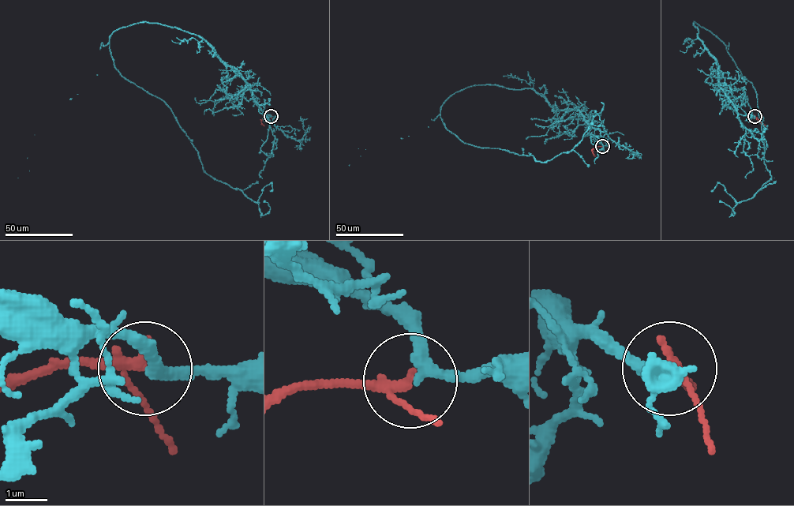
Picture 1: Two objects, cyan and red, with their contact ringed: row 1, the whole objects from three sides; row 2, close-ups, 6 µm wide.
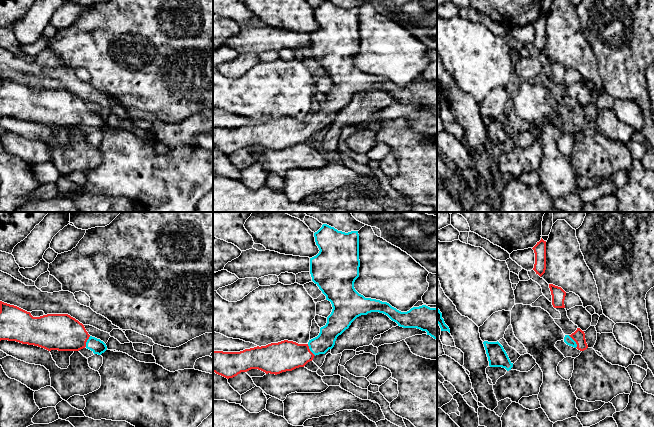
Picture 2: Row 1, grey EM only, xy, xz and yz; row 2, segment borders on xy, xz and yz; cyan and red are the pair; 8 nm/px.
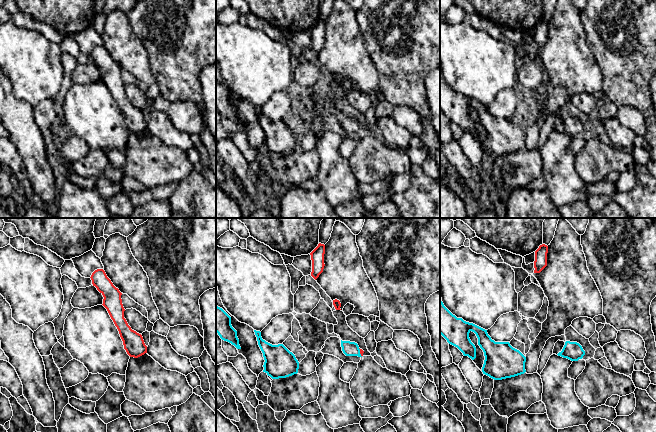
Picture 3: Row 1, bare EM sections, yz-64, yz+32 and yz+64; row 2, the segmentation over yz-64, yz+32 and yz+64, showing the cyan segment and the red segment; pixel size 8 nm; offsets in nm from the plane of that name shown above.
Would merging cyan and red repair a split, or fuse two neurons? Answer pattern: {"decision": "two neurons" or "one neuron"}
{"decision": "one neuron"}

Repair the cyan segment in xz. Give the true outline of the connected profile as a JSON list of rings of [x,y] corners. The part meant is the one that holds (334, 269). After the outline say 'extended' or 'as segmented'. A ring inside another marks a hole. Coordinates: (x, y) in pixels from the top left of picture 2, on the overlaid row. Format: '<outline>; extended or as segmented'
[[[323,224],[314,233],[314,237],[320,251],[316,256],[310,258],[310,274],[312,281],[319,287],[326,296],[326,300],[330,301],[333,307],[331,314],[327,317],[326,325],[320,328],[319,335],[309,340],[307,344],[298,344],[284,340],[266,346],[245,349],[240,352],[213,351],[213,372],[229,379],[251,369],[258,369],[266,374],[277,375],[304,367],[316,355],[325,354],[329,349],[332,349],[337,337],[348,329],[357,317],[371,312],[387,315],[400,327],[417,328],[426,331],[427,335],[437,340],[437,308],[422,305],[413,307],[407,312],[401,312],[387,302],[365,298],[355,290],[354,282],[359,277],[360,267],[358,231],[345,233]]]; extended

